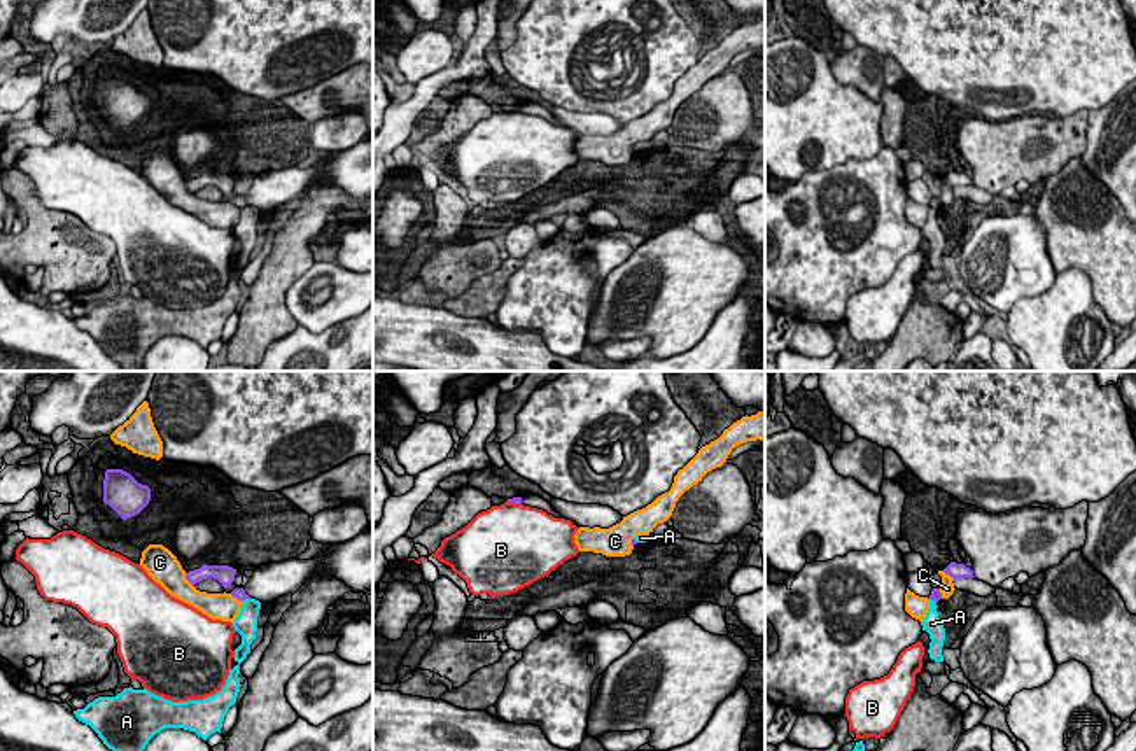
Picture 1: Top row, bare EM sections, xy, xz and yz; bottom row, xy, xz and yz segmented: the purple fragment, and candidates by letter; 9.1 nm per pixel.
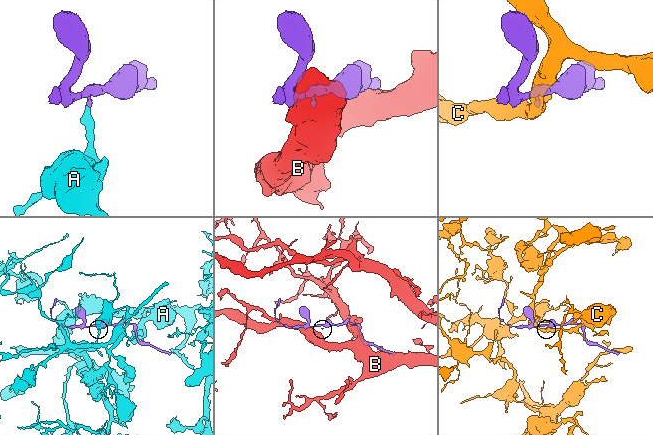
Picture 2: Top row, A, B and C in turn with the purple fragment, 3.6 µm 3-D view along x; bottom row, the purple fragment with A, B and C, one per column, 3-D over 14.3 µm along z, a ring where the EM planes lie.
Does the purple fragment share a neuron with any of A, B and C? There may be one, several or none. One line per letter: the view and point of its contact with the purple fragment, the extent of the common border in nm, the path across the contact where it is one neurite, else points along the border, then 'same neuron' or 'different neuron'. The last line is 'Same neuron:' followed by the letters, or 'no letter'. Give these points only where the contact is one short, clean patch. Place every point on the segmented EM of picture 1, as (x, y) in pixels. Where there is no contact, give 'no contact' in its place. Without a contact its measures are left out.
A: xy (245, 597) | 90 nm | along xy (249, 597), (242, 601) | different neuron
B: xz (515, 503) | 140 nm | different neuron
C: xy (186, 578) | 170 nm | different neuron
Same neuron: no letter

